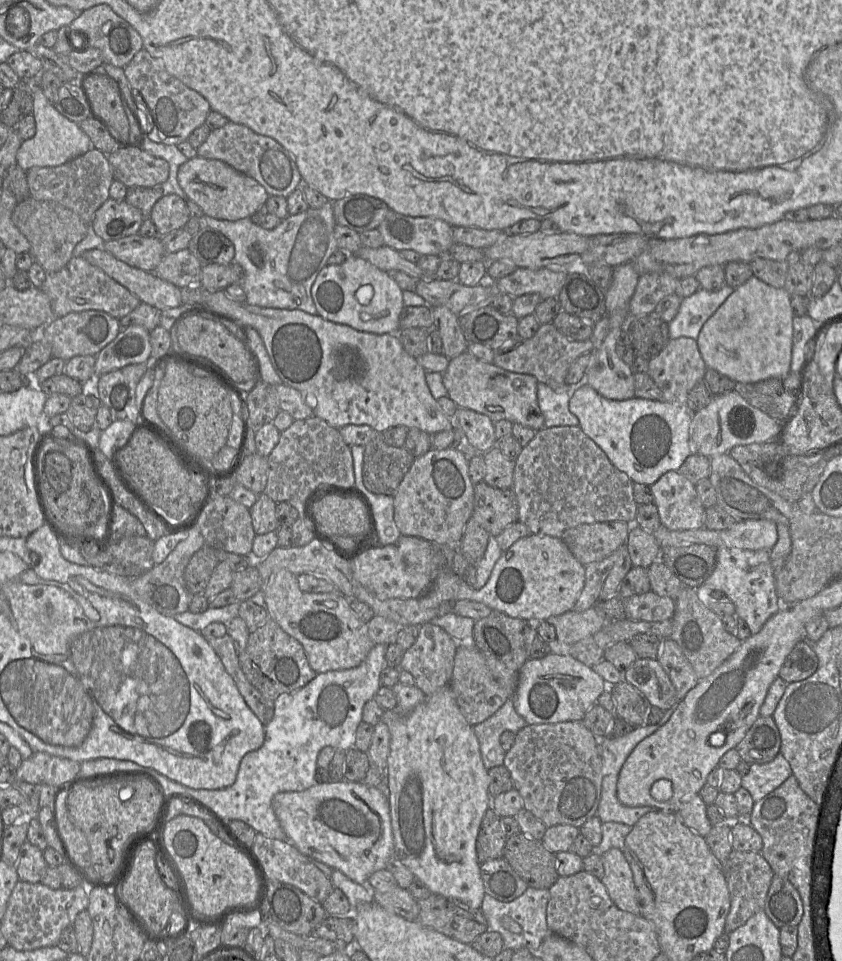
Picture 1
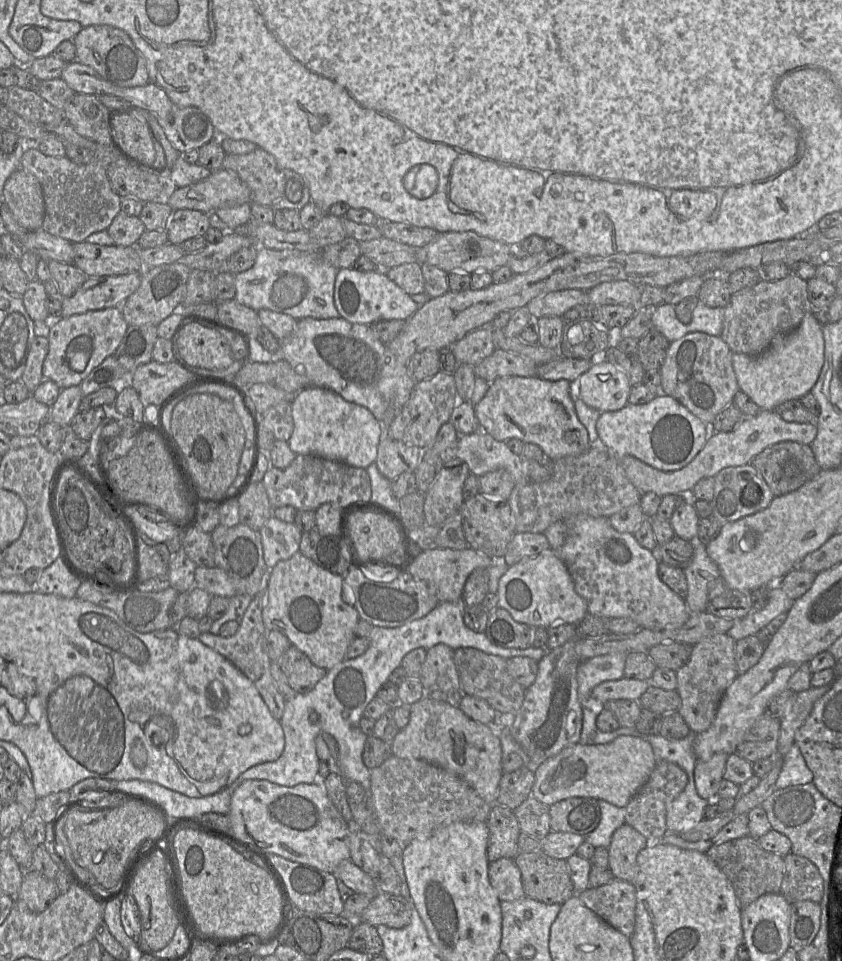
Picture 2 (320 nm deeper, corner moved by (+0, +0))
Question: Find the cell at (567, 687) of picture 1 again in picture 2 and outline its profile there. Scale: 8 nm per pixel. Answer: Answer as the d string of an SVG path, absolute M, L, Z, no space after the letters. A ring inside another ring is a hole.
M622 678L598 684L591 692L591 697L600 705L611 700L635 700L651 685L650 681Z

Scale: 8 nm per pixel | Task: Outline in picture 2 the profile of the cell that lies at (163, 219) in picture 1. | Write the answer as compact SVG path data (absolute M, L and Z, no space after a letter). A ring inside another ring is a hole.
M177 209L173 211L169 219L166 233L170 243L181 245L190 238L204 236L210 227L209 213Z

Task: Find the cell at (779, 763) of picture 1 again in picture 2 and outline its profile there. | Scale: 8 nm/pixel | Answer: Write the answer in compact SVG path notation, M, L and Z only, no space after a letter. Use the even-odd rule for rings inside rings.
M794 744L783 758L782 768L775 783L776 788L809 784L813 782L813 778L800 748Z

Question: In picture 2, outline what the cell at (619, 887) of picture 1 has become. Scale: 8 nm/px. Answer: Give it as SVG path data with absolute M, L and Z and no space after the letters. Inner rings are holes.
M626 823L616 829L608 848L608 869L614 878L635 884L637 856L650 843L648 838Z

